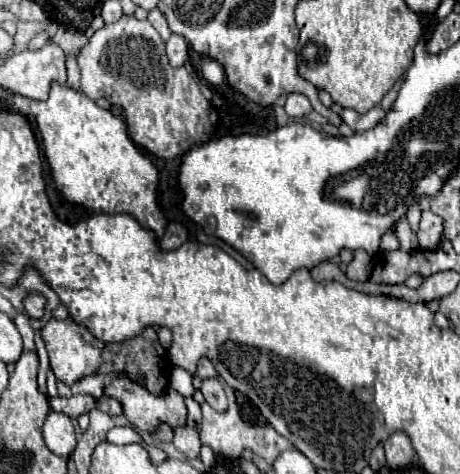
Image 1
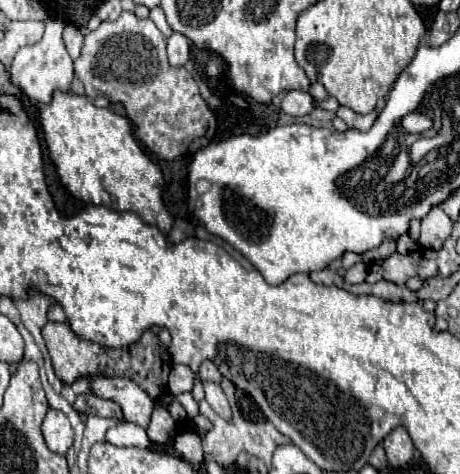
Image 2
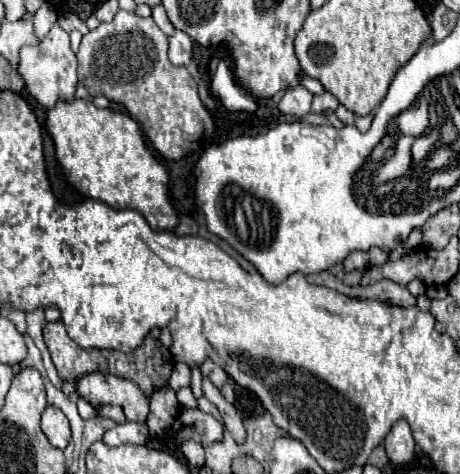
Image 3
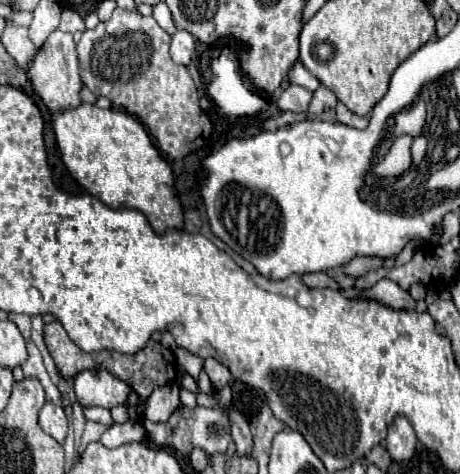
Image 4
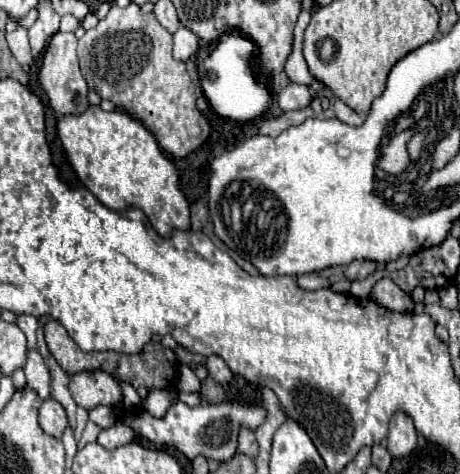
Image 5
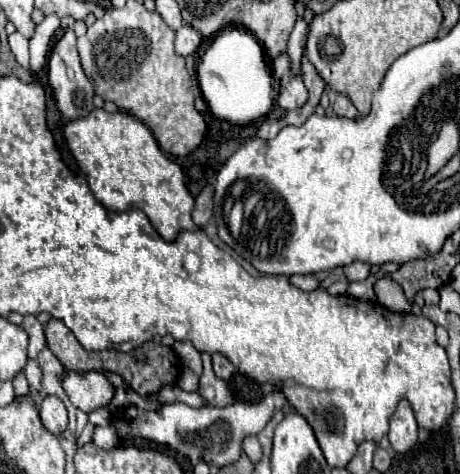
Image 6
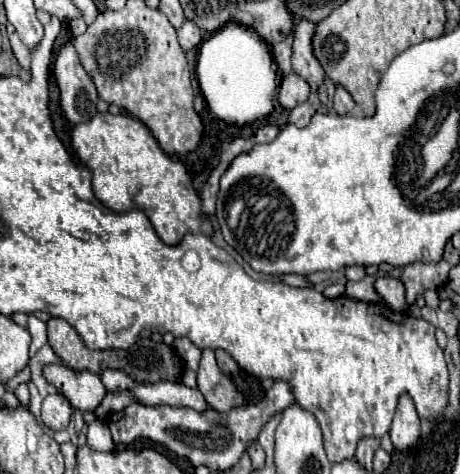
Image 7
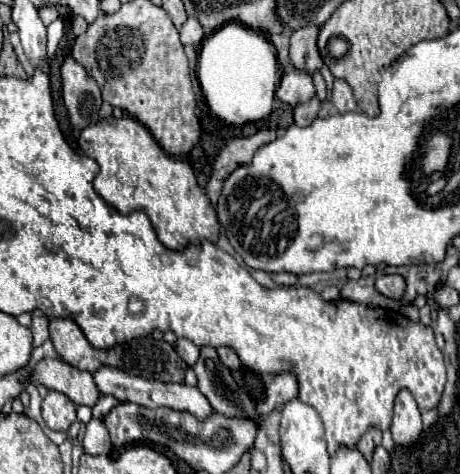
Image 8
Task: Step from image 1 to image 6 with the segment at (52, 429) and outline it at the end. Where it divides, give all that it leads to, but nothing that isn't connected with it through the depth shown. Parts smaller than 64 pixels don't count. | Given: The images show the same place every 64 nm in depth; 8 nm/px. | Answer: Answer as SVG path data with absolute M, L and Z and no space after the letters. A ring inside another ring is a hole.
M46 396L44 402L42 402L42 408L40 408L40 418L42 418L42 424L48 432L52 434L62 434L68 426L68 412L66 412L66 406L60 398L56 396Z

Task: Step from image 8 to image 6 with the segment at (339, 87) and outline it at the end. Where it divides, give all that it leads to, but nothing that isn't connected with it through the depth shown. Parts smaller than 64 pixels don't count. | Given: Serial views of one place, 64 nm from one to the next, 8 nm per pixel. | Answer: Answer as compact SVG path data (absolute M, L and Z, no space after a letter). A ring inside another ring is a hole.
M338 94L338 96L336 96L334 112L336 112L338 116L344 116L344 118L358 118L358 110L356 110L354 104L350 102L350 98L344 96L344 94Z

